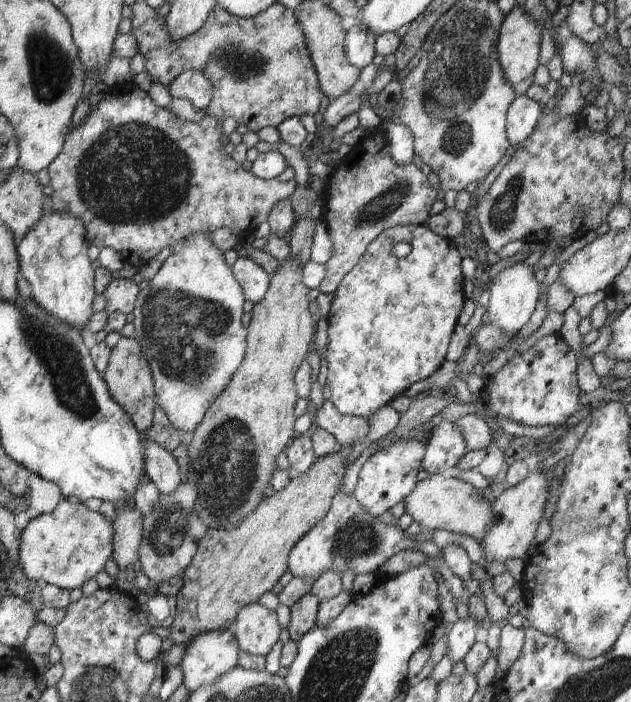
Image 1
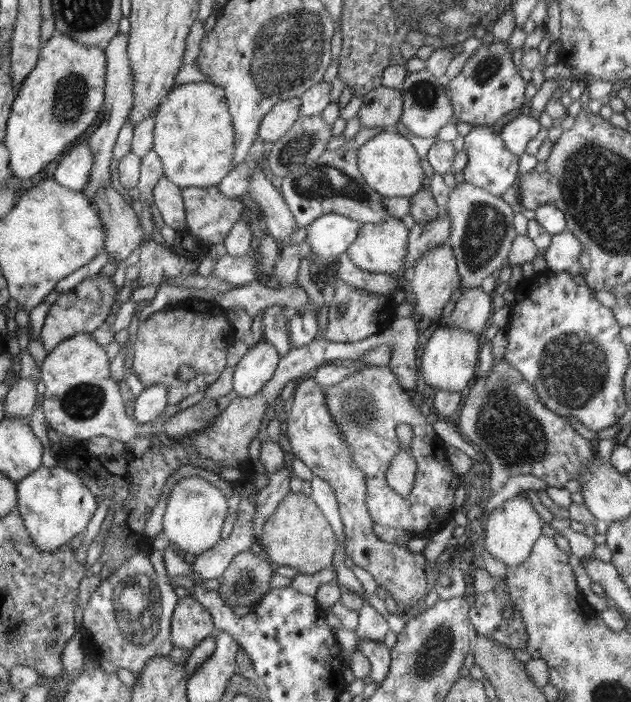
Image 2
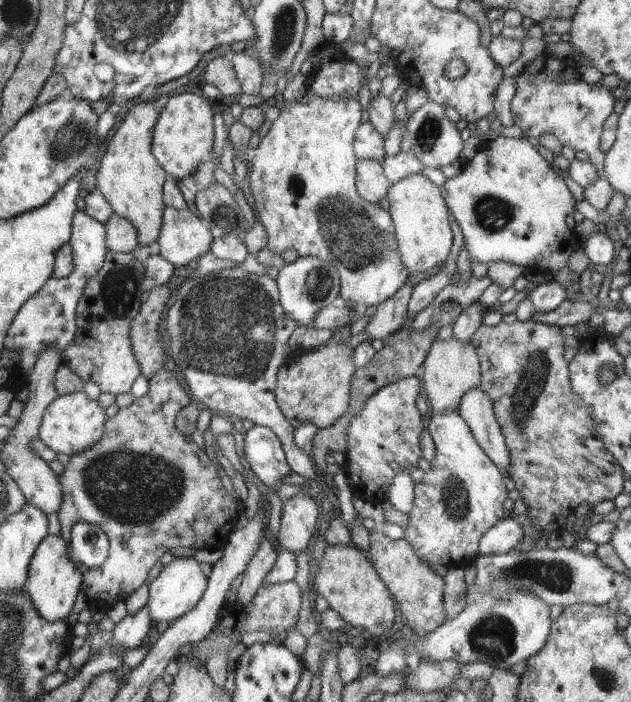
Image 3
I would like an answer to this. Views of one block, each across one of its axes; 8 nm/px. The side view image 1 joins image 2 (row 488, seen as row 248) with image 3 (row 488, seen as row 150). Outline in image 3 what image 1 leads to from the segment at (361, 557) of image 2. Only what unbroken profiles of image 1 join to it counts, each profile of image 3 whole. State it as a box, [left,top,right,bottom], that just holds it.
[344,375,424,502]

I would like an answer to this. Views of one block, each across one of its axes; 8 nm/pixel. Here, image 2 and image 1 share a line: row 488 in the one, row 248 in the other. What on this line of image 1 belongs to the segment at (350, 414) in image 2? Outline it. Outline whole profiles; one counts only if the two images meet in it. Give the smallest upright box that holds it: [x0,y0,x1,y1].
[327,225,465,418]

